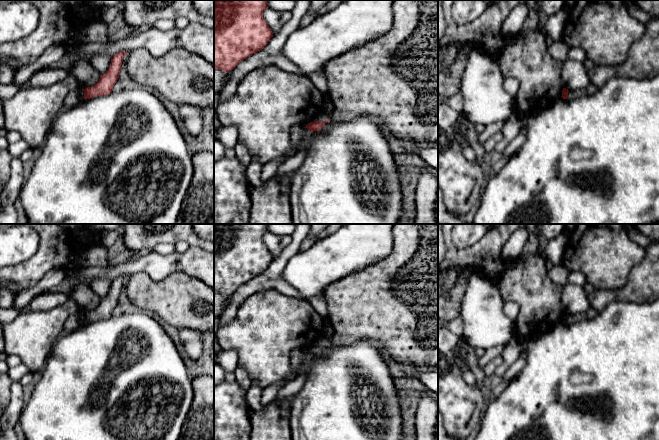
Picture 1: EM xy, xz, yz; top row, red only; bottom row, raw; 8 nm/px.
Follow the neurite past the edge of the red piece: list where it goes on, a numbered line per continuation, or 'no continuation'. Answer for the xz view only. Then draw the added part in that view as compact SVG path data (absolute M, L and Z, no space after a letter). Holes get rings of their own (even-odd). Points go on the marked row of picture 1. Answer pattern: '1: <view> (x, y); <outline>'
no continuation

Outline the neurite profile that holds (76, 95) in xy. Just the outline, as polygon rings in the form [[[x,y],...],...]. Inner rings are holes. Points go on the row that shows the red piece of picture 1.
[[[80,87],[71,90],[64,100],[63,109],[67,110],[74,107],[83,99],[83,96],[84,92]]]

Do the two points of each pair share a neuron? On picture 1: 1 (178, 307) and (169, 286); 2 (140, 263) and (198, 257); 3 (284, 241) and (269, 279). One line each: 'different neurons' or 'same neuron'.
1: same neuron
2: same neuron
3: different neurons

